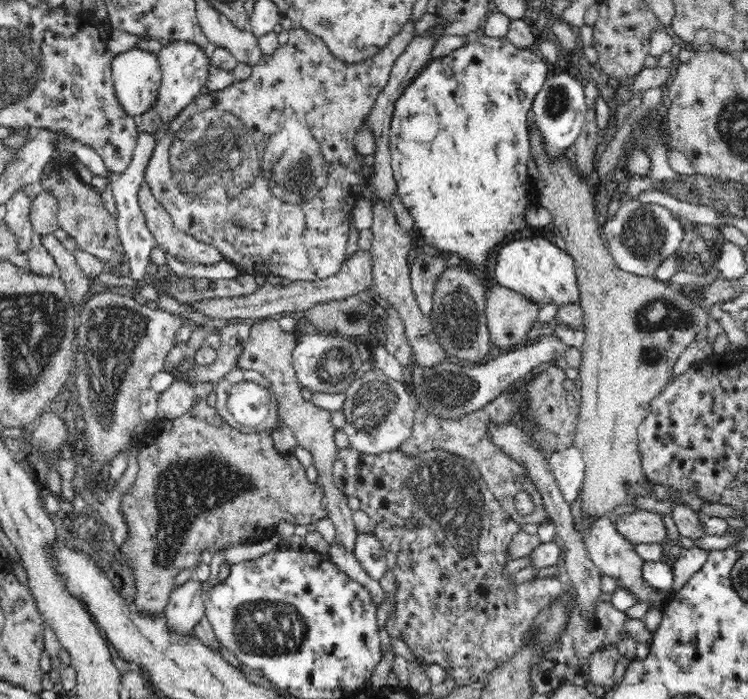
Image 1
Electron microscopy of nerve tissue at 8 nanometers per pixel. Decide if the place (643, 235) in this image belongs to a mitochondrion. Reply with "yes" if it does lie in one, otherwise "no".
yes

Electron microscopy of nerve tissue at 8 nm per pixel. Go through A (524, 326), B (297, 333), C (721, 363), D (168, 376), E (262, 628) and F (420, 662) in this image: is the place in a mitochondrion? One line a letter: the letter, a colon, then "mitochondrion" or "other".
A: other
B: other
C: other
D: other
E: mitochondrion
F: other

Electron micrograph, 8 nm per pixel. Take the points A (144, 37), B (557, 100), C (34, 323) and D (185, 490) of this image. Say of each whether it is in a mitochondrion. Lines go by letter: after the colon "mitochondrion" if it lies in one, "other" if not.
A: other
B: mitochondrion
C: mitochondrion
D: mitochondrion

